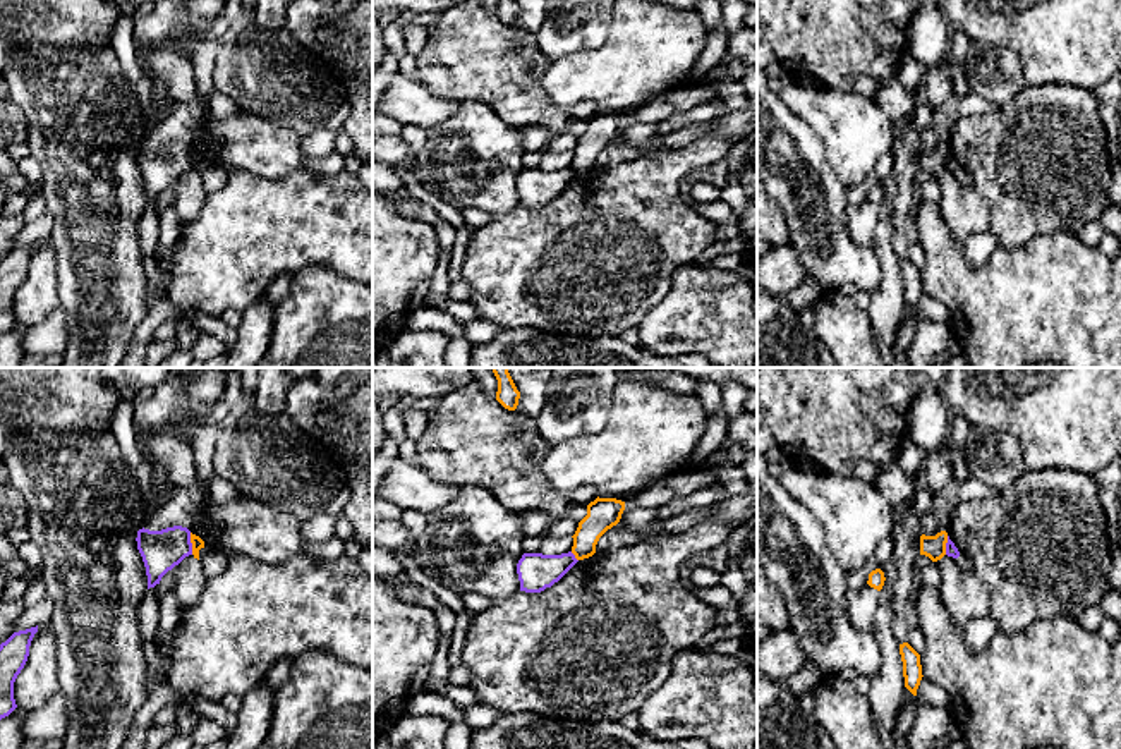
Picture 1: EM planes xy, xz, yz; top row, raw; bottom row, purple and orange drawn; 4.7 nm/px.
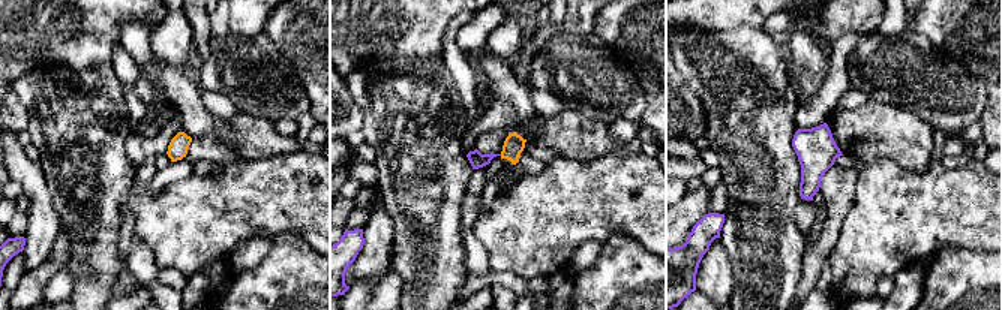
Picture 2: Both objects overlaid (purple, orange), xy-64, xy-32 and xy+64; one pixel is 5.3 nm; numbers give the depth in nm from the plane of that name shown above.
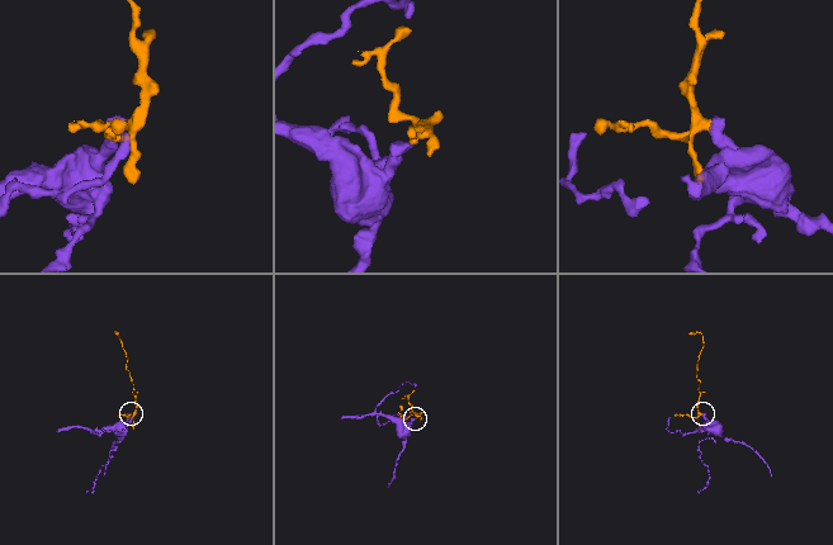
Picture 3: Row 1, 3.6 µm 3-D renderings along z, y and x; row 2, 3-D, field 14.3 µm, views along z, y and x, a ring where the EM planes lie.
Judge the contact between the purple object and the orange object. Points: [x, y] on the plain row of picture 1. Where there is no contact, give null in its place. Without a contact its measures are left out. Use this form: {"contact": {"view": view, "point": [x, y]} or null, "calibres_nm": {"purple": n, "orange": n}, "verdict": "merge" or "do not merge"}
{"contact": {"view": "xy", "point": [191, 158]}, "calibres_nm": {"purple": 190, "orange": 60}, "verdict": "do not merge"}

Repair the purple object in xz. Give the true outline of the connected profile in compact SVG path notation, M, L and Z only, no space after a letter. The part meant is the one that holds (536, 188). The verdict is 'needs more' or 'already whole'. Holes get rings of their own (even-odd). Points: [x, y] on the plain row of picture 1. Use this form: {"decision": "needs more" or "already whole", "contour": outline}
{"decision": "already whole", "contour": "M572 167L561 170L524 168L517 179L520 206L541 208L551 203L577 177Z"}

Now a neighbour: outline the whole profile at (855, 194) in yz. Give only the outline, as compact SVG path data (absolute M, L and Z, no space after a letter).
M881 156L876 161L872 172L860 184L855 184L855 186L846 187L846 199L848 199L848 203L850 204L860 204L860 203L869 201L867 199L869 189L872 186L879 184L881 175L884 172L888 172L891 167L893 167L893 158Z

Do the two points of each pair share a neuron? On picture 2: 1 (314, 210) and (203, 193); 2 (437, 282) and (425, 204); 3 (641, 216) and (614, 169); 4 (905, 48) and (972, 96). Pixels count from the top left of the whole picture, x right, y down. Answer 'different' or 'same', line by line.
1: same
2: same
3: same
4: same

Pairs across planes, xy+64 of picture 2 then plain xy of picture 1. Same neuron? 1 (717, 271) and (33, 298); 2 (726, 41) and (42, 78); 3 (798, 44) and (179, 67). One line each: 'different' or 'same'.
1: same
2: same
3: same

